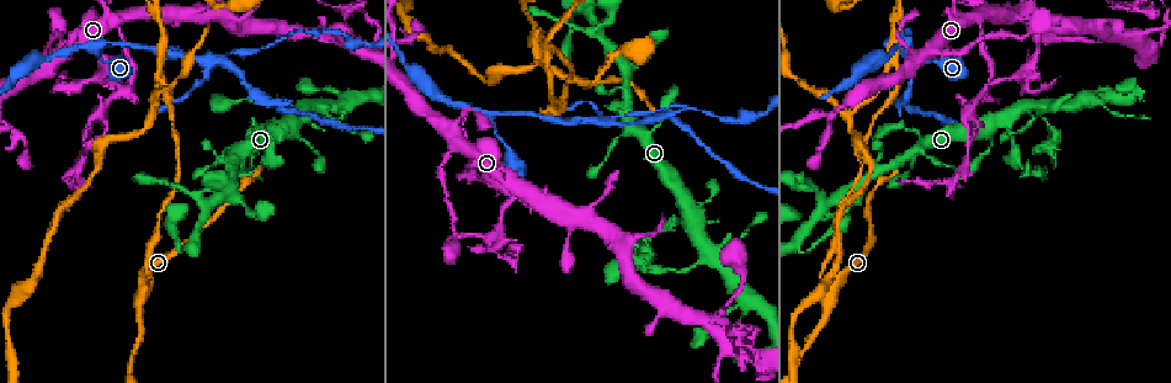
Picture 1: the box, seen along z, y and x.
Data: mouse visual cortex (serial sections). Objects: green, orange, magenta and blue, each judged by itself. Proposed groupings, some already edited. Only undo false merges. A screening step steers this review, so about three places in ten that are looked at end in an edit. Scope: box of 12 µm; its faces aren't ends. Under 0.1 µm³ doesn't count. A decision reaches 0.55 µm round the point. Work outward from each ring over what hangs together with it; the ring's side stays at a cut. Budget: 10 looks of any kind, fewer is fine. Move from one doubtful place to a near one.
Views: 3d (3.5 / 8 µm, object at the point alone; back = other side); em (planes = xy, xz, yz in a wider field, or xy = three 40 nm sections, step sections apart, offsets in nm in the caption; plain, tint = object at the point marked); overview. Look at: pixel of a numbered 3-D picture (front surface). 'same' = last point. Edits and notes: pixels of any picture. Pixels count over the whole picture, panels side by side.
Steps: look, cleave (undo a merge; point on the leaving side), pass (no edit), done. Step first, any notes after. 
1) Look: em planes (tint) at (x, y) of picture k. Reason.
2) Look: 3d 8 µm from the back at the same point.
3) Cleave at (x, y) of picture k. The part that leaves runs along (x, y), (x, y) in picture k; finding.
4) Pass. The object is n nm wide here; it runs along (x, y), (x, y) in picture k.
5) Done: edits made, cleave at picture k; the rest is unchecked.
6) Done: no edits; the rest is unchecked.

Look: 3d 3.5 µm at (123, 17) of picture 1.

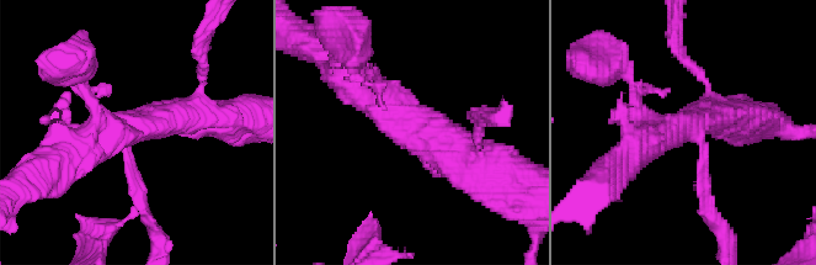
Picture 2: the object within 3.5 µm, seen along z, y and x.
Look: em xy step 5 (plain) at (684, 129) of picture 2. 3 arms meet here; the arms are 100, 450, 450 nm wide.

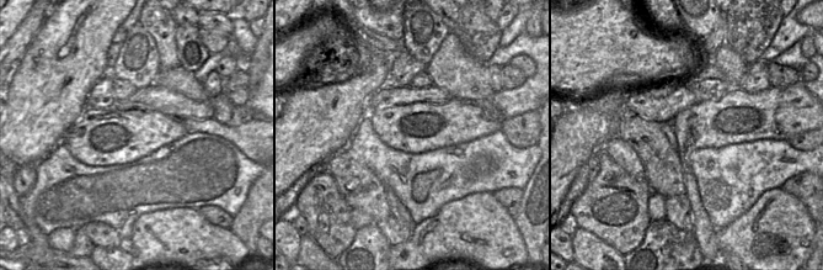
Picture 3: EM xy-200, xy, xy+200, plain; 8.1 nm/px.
Look: em xy step 5 (tint) at the same point.

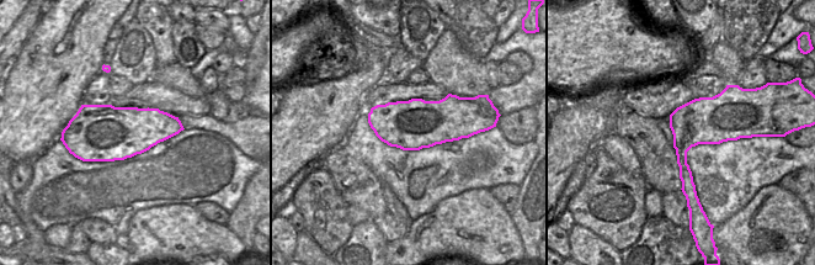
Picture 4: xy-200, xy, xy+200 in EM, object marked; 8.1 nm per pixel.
Cleave at (136, 195) of picture 2. A second cell is stuck on.

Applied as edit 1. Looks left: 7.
Look: overview. Redraw.

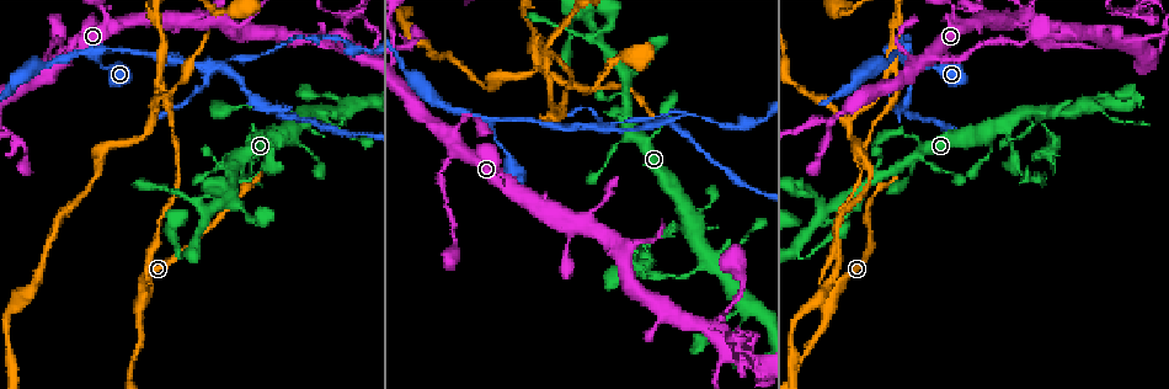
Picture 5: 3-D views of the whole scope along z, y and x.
Look: 3d 3.5 µm at (98, 60) of picture 5. Abrupt turn.

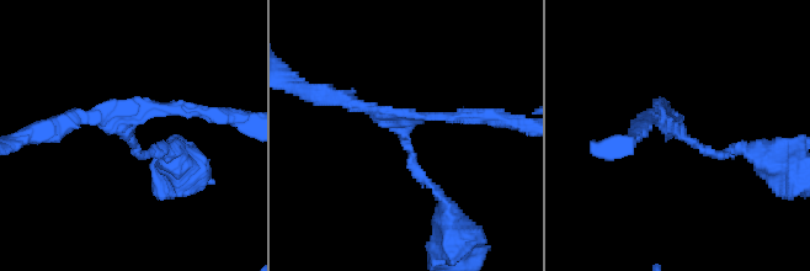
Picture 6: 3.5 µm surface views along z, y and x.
Look: em xy step 5 (tint) at (399, 125) of picture 6. 3 arms meet here; the arms are 150, 150, 200 nm wide; now the EM.

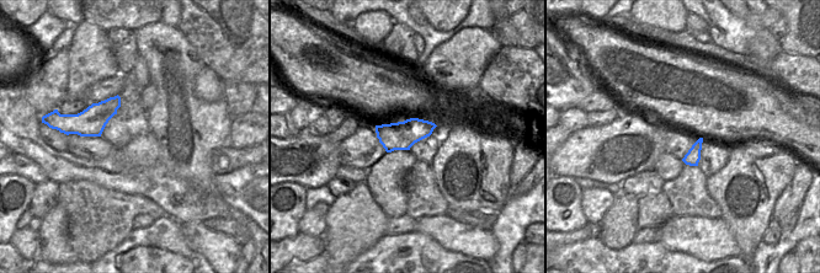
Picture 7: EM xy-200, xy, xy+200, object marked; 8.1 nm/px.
Pass. The object is 240 nm wide here; it runs along (432, 186), (399, 126), (474, 113) in picture 6; one cell here.

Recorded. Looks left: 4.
Look: 3d 3.5 µm from the back at (437, 173) of picture 5. Thin neck.

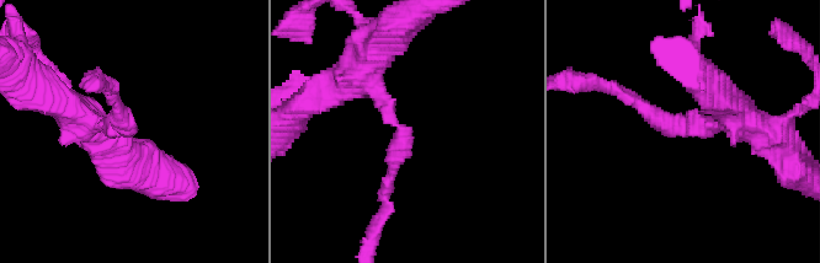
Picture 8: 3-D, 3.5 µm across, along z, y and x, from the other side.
Look: em xy step 2 (plain) at (403, 128) of picture 8. The arms are 150, 300 nm wide; need the tissue.

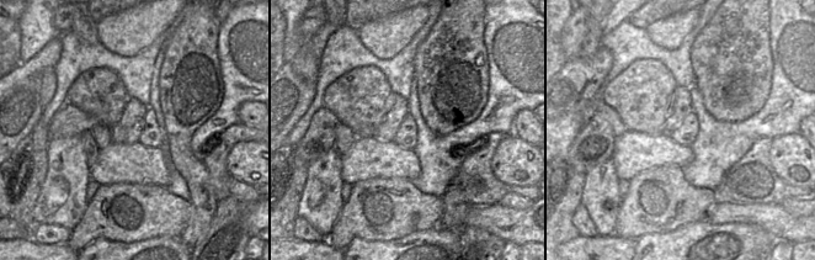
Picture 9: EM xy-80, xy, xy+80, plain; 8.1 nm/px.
Look: em xy step 2 (tint) at the same point. Where the object lies.

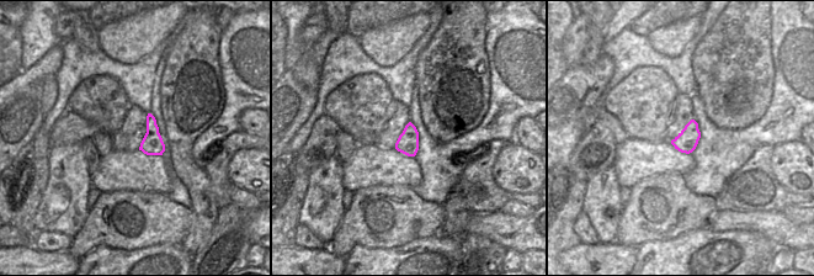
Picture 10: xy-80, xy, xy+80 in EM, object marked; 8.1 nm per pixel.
Pass. It runs along (353, 71), (403, 128), (387, 194) in picture 8; all the same cell.

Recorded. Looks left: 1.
Done: edits made, cleave at picture 2; the rest is unchecked.

